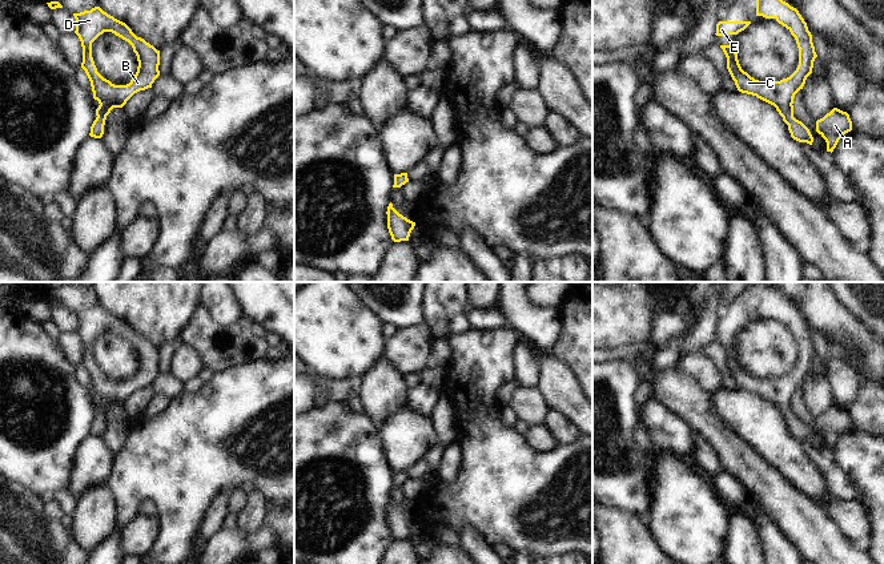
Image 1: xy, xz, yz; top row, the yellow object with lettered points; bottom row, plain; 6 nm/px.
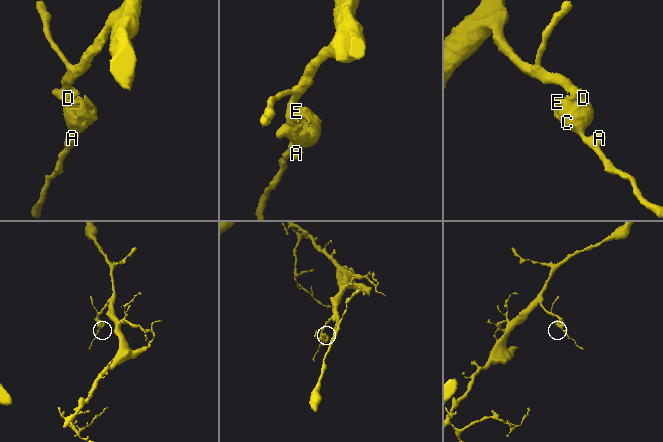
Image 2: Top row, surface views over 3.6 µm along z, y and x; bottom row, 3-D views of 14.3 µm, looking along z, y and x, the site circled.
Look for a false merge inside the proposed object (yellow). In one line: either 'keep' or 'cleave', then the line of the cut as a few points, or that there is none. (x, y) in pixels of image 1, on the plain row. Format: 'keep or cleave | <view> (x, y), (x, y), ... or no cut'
keep | no cut

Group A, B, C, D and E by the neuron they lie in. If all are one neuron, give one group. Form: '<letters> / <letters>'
A B C D E

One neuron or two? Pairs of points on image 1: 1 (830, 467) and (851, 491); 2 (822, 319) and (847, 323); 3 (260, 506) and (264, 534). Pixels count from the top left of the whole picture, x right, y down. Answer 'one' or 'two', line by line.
1: one
2: one
3: two

